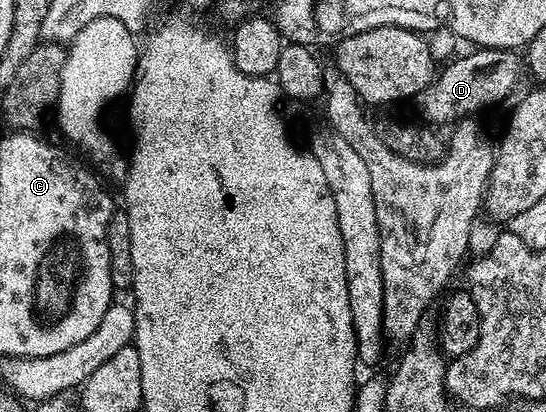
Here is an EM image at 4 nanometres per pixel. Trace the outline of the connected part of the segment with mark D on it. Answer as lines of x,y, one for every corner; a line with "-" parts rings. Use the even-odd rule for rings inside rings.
478,48
470,51
474,52
452,61
443,72
439,71
434,77
434,83
422,93
421,119
427,125
450,126
466,117
477,117
477,112
482,112
485,108
508,99
514,91
519,91
518,83
522,80
522,72
524,76
524,60
517,51
504,48

